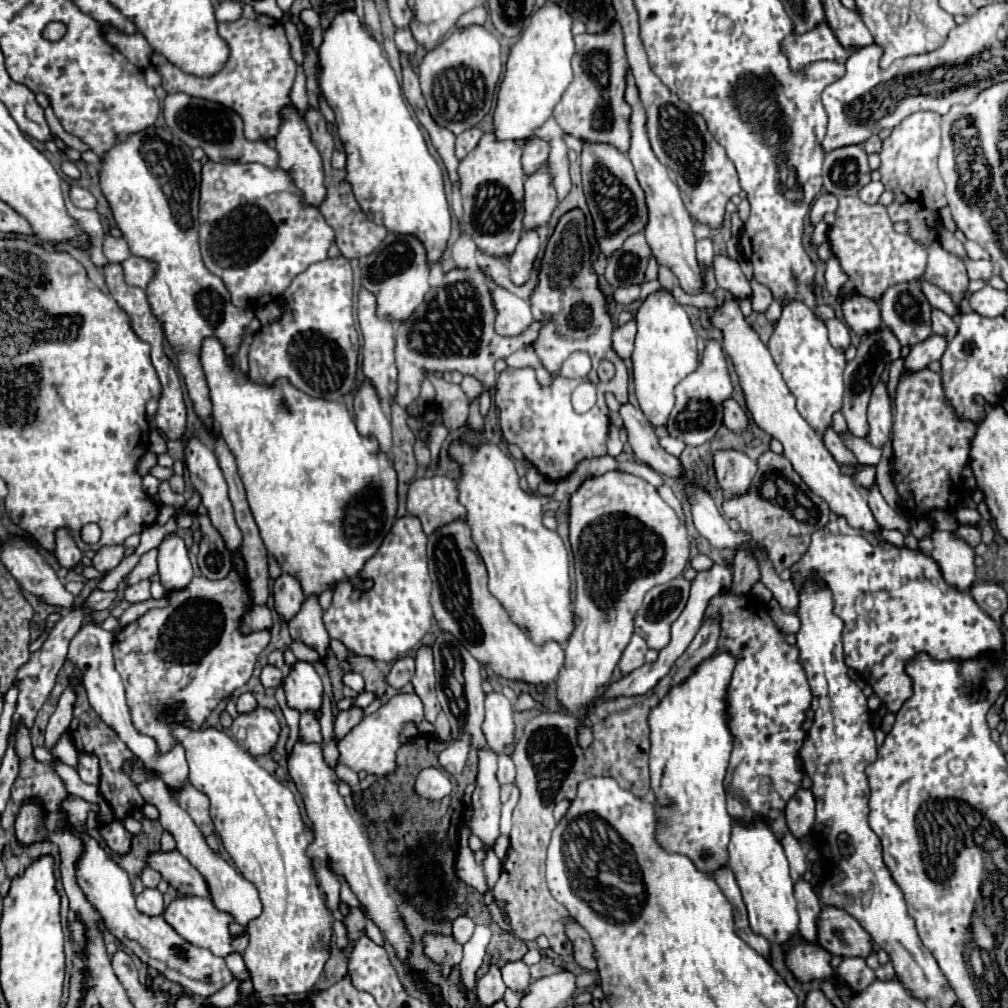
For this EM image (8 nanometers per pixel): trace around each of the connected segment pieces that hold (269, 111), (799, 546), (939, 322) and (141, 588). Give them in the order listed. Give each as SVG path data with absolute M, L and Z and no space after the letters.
M245 7L241 17L233 23L219 23L219 35L229 47L229 59L213 77L197 77L181 71L163 55L153 53L151 63L163 77L167 93L187 93L191 97L209 99L237 111L245 123L245 137L249 141L273 139L281 125L281 107L289 105L289 93L295 79L297 63L291 57L289 41L281 21L273 17L259 17L251 7Z
M765 451L757 459L757 467L749 491L725 499L723 513L727 519L737 519L741 529L749 531L753 541L767 549L777 573L781 573L783 569L791 569L791 565L803 557L815 529L821 529L829 521L831 509L805 485L801 475L793 471L791 463L783 455Z
M937 309L931 311L931 327L933 327L933 333L945 335L947 339L951 339L957 333L957 323L949 315L945 315L943 311L937 311Z
M143 579L143 581L139 581L137 585L131 585L129 589L125 589L125 599L129 601L129 603L139 603L139 601L145 601L145 599L149 599L151 597L151 593L149 593L149 579Z

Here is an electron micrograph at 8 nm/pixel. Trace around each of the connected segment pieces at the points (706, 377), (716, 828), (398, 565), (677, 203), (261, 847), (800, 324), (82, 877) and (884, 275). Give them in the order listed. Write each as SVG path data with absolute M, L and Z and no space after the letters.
M709 339L705 345L705 351L703 351L699 369L695 373L691 373L689 377L685 377L675 389L677 401L675 401L675 409L671 411L669 423L667 423L669 435L675 439L681 439L683 443L693 445L693 447L703 445L723 425L723 399L729 399L731 395L733 395L733 383L729 377L721 341Z
M719 651L707 659L703 659L693 675L689 675L683 683L671 687L671 691L651 709L649 727L651 727L651 789L659 803L659 825L657 839L669 853L683 853L693 859L695 867L703 873L711 873L727 863L727 843L731 833L731 815L727 813L727 791L725 791L725 775L729 765L729 755L733 749L733 733L729 727L727 713L727 689L731 683L733 669L737 665L737 657L729 651Z
M405 515L397 519L377 553L359 571L361 579L373 581L373 587L365 589L359 599L353 599L353 583L339 581L335 585L331 607L323 613L329 637L341 641L351 653L371 657L375 661L395 661L413 649L427 633L433 617L433 609L429 605L431 579L427 571L425 545L427 537L417 517Z
M631 71L627 73L627 89L625 89L625 101L631 105L631 147L627 151L635 173L637 173L637 181L641 185L641 189L645 191L645 201L649 207L649 221L645 227L645 237L647 243L657 259L659 265L667 265L677 277L681 287L687 293L699 293L703 287L703 279L701 279L701 269L699 263L695 259L695 235L693 235L693 219L689 215L689 211L685 211L685 203L681 199L679 187L671 181L669 177L669 169L653 155L649 137L647 137L647 127L645 127L645 107L641 107L641 99L639 99L639 91L635 85L635 79L631 77Z
M169 721L169 725L173 737L185 747L191 769L191 785L205 793L211 801L211 819L217 835L221 837L241 875L257 887L263 903L263 913L249 923L249 947L243 953L247 969L253 975L255 993L259 997L287 997L291 993L311 991L323 973L325 961L331 957L329 949L333 935L333 915L311 867L311 857L305 853L313 843L313 831L303 821L295 795L261 765L257 765L257 761L245 753L225 731L215 727L193 729L179 721Z
M793 301L783 307L783 315L775 325L767 347L789 391L797 399L797 411L821 437L831 427L833 415L841 411L845 393L843 371L847 365L845 351L839 351L829 343L825 323L807 305L799 301Z
M67 795L61 801L61 811L65 811L65 819L69 819L69 827L73 827L73 831L77 831L77 835L81 835L81 841L85 843L85 851L81 853L81 859L77 861L77 867L75 867L77 885L85 893L87 901L97 909L103 925L127 949L131 949L143 963L147 963L149 967L153 967L167 979L179 983L187 993L207 999L209 995L221 991L221 987L225 987L233 979L233 975L223 965L221 957L213 955L209 949L201 949L185 941L163 917L151 917L137 911L135 893L133 893L133 885L127 871L119 867L107 855L107 851L99 845L99 841L87 833L87 827L85 827L87 815L89 811L97 811L97 809L99 805L89 803L75 795Z
M839 197L839 207L835 211L835 223L829 227L829 241L831 241L831 249L833 255L841 261L843 271L849 275L849 283L845 287L845 291L855 291L861 295L867 295L875 301L879 301L881 293L901 281L913 281L919 279L925 271L927 265L927 253L923 251L923 247L913 241L909 235L899 235L893 229L893 223L887 215L887 209L877 203L877 205L867 205L863 203L859 197Z

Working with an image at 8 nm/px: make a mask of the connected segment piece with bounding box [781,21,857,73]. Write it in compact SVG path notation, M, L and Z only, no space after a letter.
M823 21L803 35L785 37L781 51L789 59L789 67L797 73L815 61L837 61L844 64L849 55L857 51L857 47L843 47L829 23Z

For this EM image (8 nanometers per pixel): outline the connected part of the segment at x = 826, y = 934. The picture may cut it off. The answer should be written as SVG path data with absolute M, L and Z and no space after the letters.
M823 907L817 917L817 941L823 949L839 957L867 957L871 953L871 937L847 911L839 907Z

